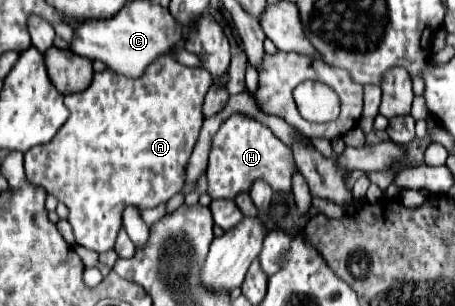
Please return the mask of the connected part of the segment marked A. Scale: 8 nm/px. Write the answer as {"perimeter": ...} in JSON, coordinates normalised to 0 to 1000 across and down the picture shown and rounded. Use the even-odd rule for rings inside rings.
{"perimeter":[[[349,186],[327,212],[310,258],[284,258],[231,225],[204,245],[204,265],[187,297],[143,317],[143,343],[156,363],[147,402],[112,467],[55,500],[55,572],[68,605],[95,611],[108,637],[121,637],[125,657],[147,670],[169,801],[213,827],[248,814],[266,748],[266,703],[279,670],[305,683],[345,676],[402,611],[407,539],[446,408],[442,350],[464,265],[464,239],[446,219],[407,219],[376,186]]]}

